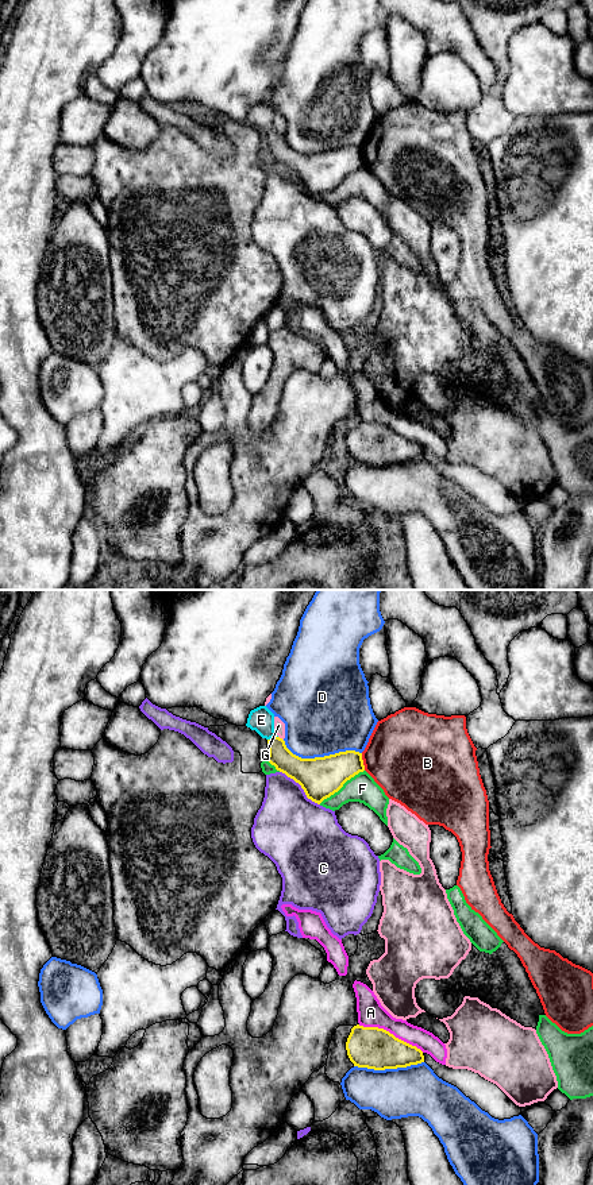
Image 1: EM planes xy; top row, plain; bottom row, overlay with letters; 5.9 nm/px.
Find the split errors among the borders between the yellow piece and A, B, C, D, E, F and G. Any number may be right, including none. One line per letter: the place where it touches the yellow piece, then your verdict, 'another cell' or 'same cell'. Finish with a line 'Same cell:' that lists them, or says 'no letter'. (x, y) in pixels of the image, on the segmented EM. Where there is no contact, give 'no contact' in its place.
A: contact xy (389, 1033); another cell
B: contact xy (362, 761); another cell
C: contact xy (301, 787); another cell
D: contact xy (320, 757); another cell
E: contact xy (273, 737); same cell
F: contact xy (341, 787); another cell
G: contact xy (281, 738); another cell
Same cell: E

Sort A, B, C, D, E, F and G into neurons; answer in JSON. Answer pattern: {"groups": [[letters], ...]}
{"groups": [["A"], ["B"], ["C"], ["D"], ["E"], ["F"], ["G"]]}

